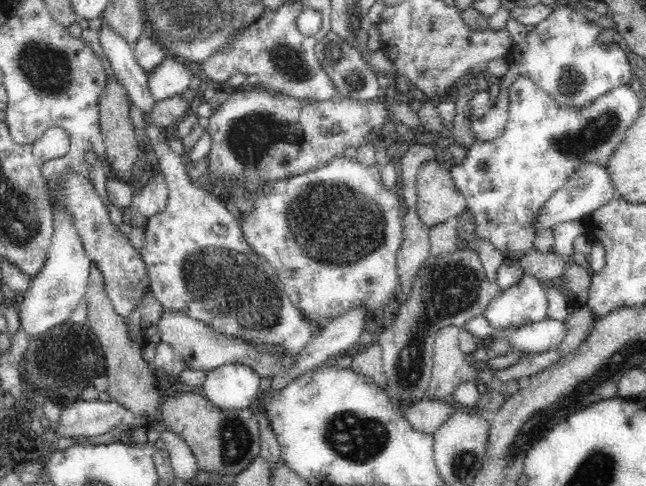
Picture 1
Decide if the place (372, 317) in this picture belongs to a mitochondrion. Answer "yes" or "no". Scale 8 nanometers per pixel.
no

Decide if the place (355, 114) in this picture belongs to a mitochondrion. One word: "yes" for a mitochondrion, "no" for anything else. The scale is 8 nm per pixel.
no

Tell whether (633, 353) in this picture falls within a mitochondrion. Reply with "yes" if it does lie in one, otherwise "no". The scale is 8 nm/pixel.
yes

